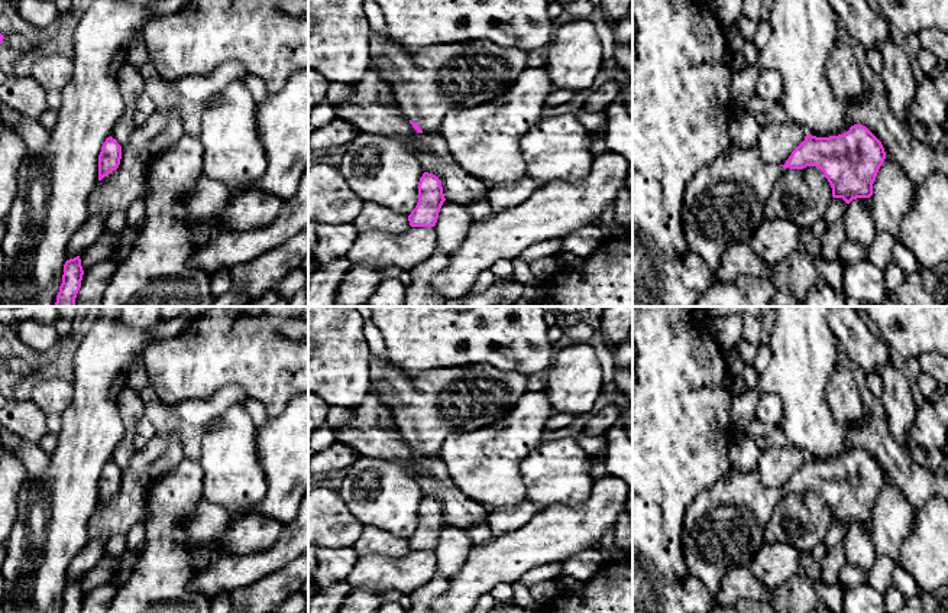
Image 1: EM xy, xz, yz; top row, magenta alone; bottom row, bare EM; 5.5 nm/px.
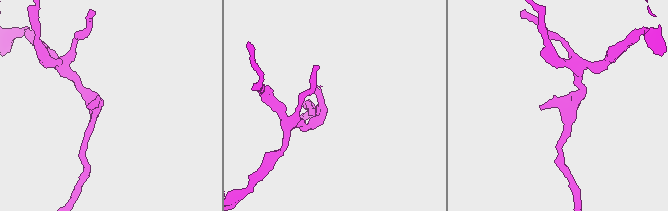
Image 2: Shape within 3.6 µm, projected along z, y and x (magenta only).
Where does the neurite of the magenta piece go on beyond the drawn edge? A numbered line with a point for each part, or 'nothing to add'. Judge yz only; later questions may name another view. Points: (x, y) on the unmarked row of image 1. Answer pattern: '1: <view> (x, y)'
1: yz (724, 528)

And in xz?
1: xz (427, 408)

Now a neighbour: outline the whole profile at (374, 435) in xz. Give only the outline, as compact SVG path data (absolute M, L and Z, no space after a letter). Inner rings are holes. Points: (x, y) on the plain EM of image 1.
M366 395L365 400L352 409L355 425L344 425L336 431L336 440L352 447L359 457L399 461L420 484L423 494L436 499L441 505L446 525L470 528L475 523L488 522L491 512L485 505L467 497L450 479L446 466L439 457L418 457L394 424L394 415L376 396Z

